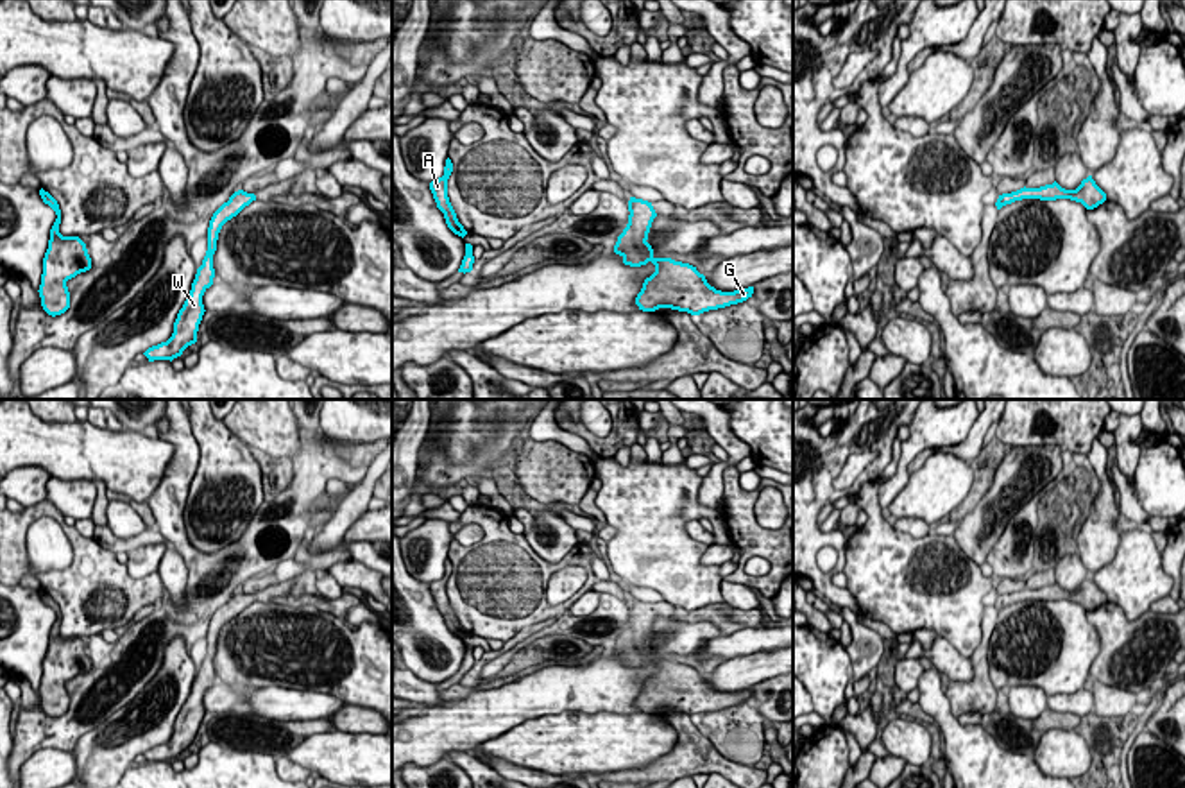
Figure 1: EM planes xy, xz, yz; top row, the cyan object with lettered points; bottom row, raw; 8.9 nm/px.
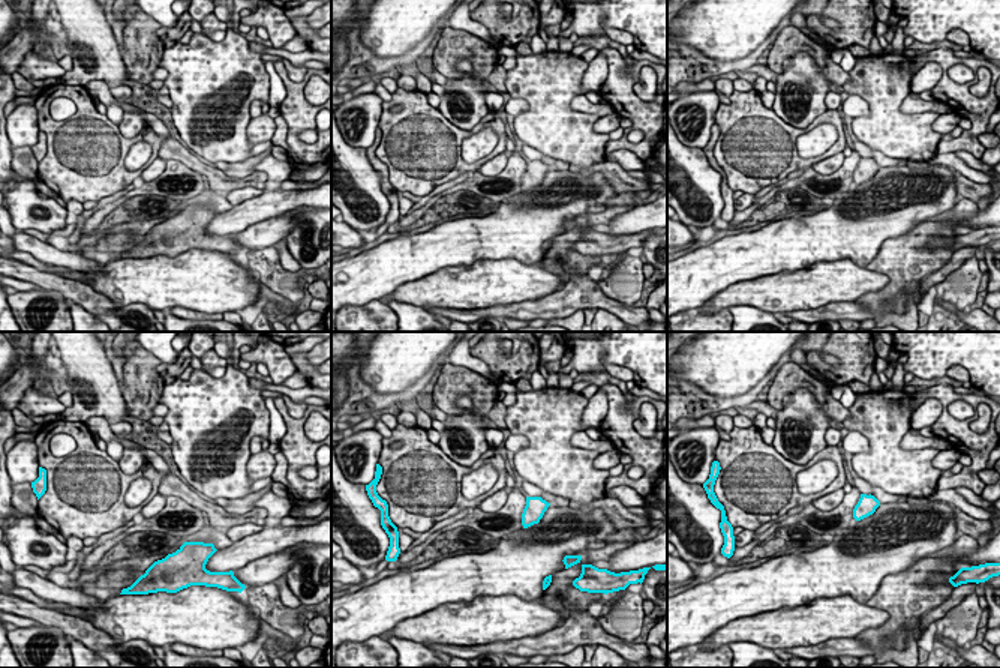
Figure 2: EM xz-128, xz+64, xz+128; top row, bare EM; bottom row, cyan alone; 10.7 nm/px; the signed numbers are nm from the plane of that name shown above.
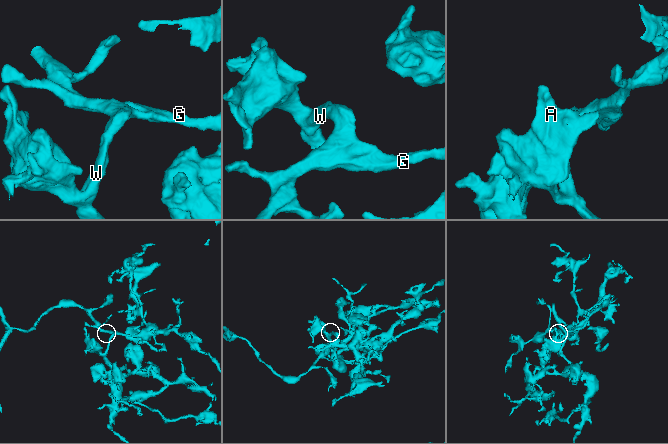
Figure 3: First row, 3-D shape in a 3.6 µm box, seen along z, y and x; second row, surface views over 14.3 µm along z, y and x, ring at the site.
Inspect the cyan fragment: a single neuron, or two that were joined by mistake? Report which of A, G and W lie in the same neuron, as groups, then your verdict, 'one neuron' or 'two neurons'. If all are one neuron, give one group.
A G W | one neuron

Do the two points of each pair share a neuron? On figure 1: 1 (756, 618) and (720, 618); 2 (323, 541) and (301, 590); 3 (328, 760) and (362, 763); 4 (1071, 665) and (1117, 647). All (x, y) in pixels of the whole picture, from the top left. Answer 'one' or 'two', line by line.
1: one
2: two
3: one
4: two

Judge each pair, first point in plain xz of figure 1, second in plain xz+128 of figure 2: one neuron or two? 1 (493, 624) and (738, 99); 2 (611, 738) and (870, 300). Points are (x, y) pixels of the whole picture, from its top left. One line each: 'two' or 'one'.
1: one
2: two

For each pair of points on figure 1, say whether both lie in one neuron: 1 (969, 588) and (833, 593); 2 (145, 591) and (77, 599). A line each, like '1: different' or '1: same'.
1: different
2: same

